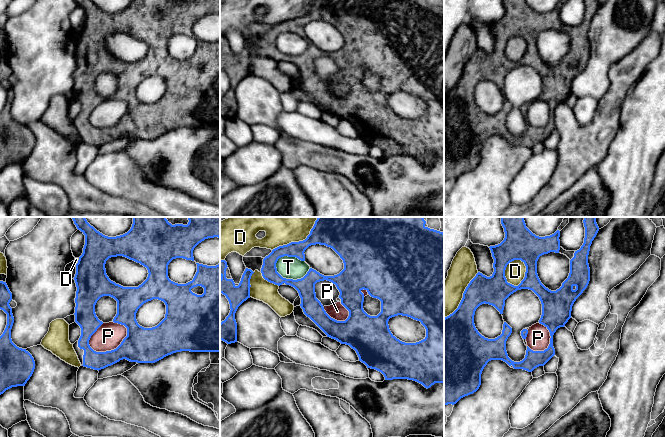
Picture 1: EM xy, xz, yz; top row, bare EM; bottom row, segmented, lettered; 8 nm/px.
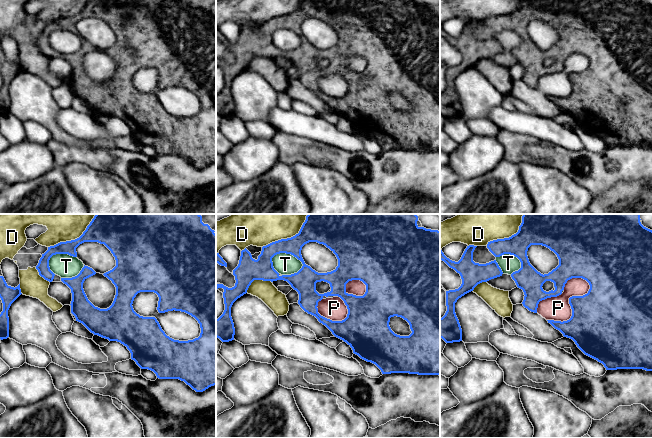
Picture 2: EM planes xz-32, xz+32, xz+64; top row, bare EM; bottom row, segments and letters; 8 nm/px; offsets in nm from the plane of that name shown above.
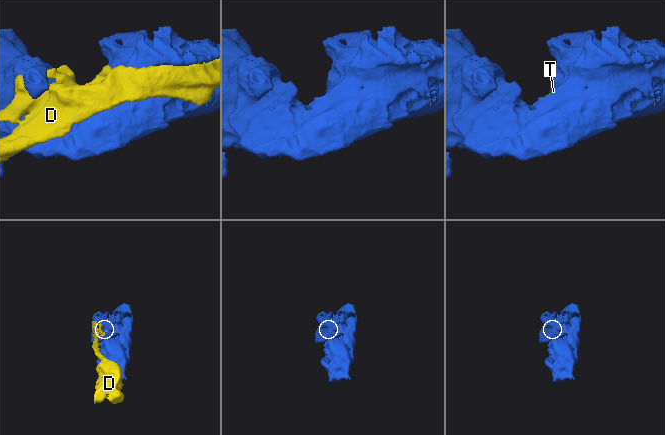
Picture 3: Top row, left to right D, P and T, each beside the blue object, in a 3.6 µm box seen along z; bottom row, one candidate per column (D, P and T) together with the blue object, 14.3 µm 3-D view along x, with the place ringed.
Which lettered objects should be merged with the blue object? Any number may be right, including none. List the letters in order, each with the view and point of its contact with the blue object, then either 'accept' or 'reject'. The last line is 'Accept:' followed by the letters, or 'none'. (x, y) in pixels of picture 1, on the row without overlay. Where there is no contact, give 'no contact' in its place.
D: yz (526, 46) | reject
P: xy (111, 126) | reject
T: xz (290, 55) | reject
Accept: none

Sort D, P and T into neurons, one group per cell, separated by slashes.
D / P T

